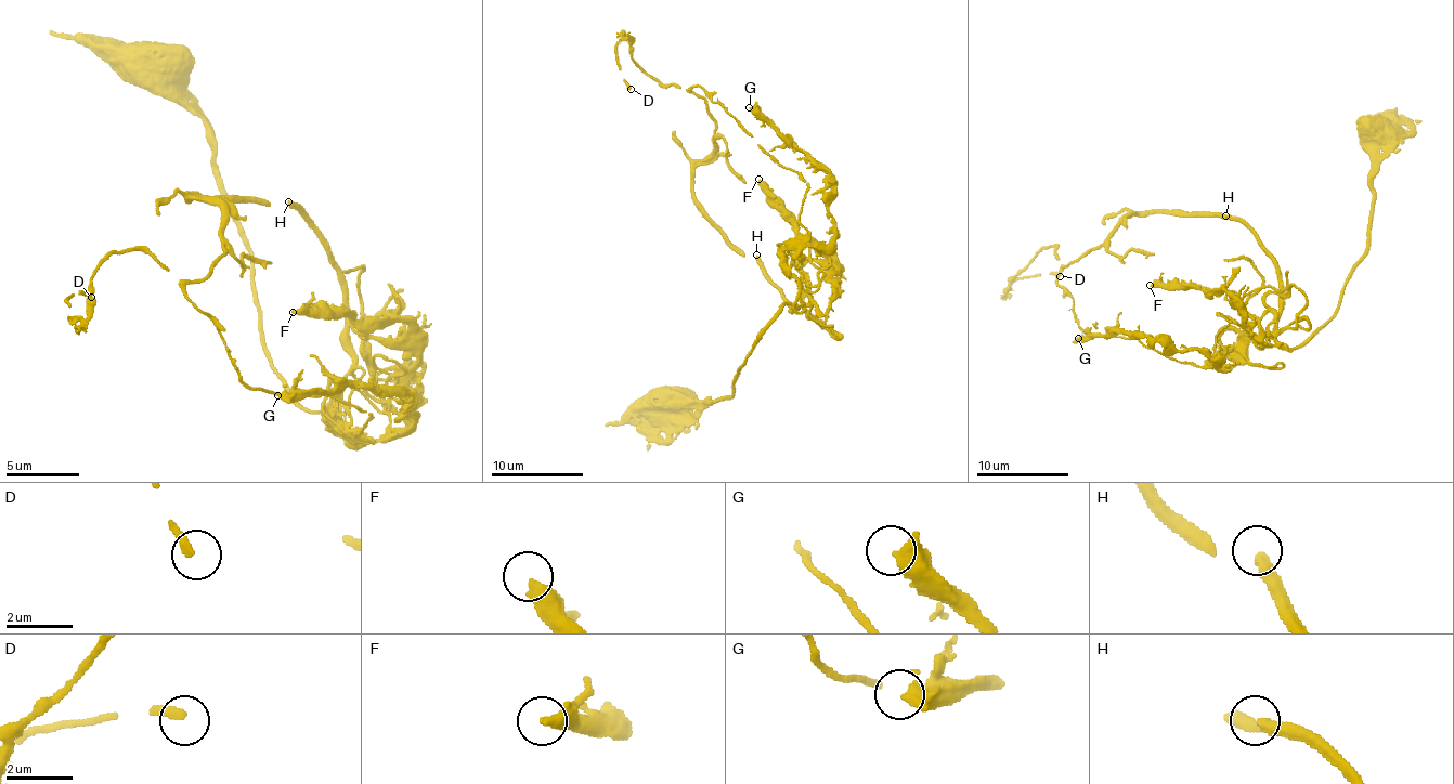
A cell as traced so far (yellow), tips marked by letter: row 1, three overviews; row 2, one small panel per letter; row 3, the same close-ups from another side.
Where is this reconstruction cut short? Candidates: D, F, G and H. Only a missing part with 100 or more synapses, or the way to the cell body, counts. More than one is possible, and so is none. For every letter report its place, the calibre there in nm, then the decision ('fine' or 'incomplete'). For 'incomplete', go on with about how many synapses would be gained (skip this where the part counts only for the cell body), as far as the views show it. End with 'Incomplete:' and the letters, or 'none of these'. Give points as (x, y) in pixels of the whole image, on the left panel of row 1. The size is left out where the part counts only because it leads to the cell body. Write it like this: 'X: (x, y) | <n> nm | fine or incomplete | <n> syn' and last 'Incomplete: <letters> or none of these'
D: (91, 297) | 280 nm | fine
F: (293, 312) | 420 nm | fine
G: (277, 395) | 550 nm | fine
H: (288, 201) | 240 nm | fine
Incomplete: none of these

